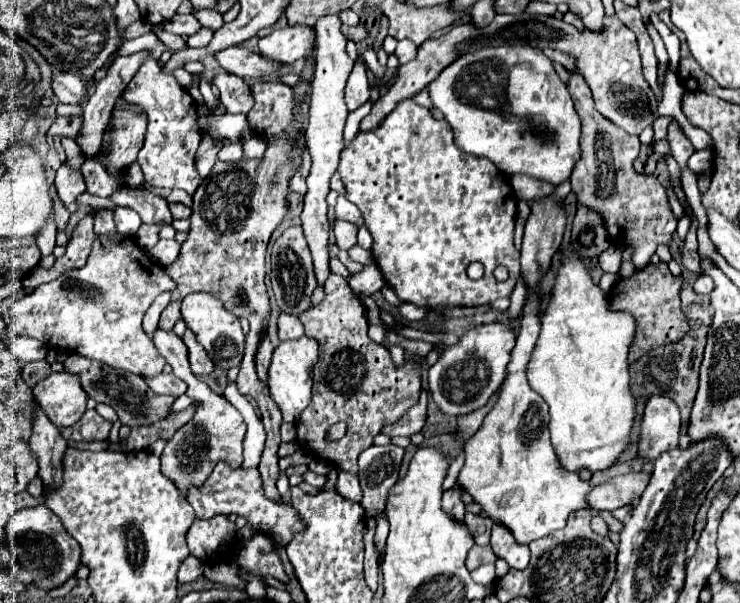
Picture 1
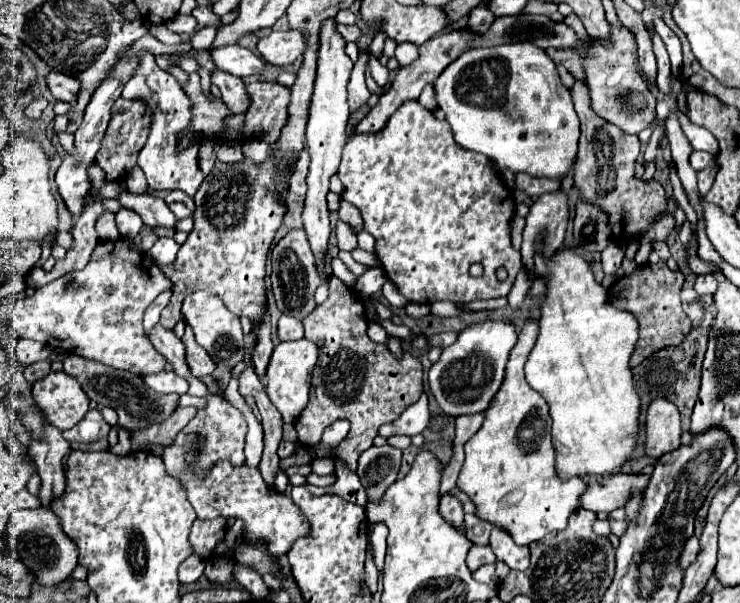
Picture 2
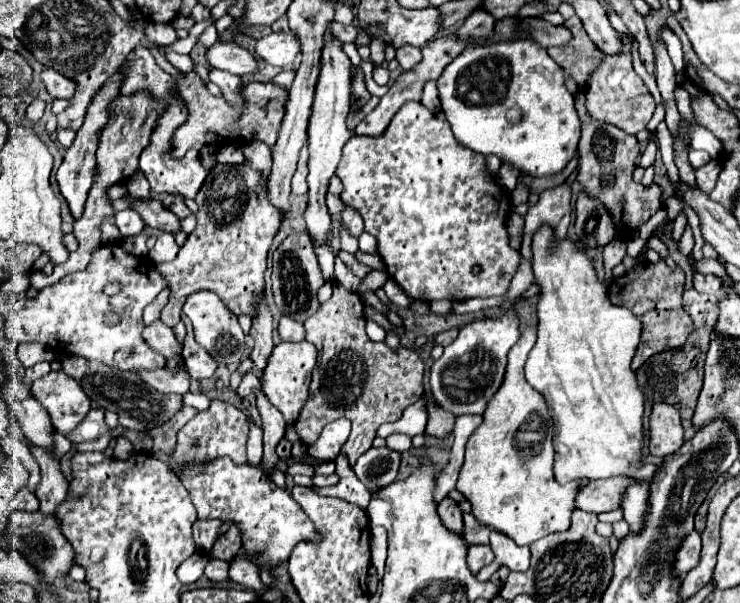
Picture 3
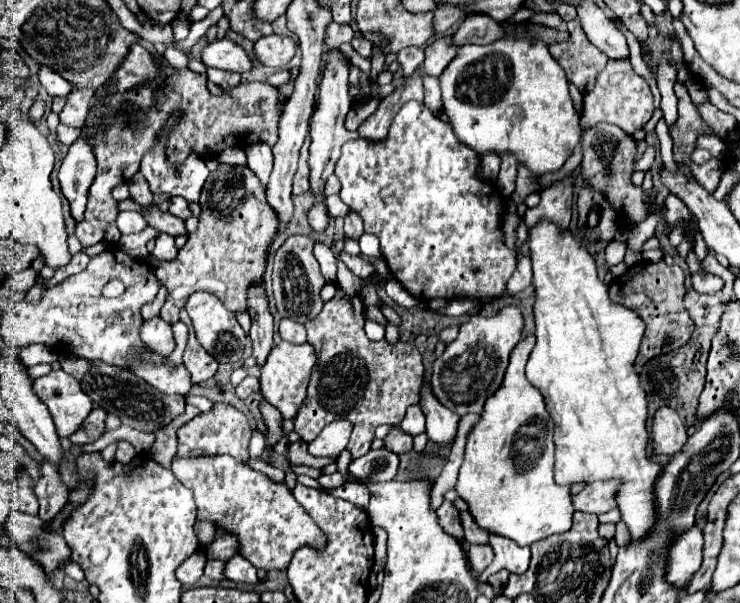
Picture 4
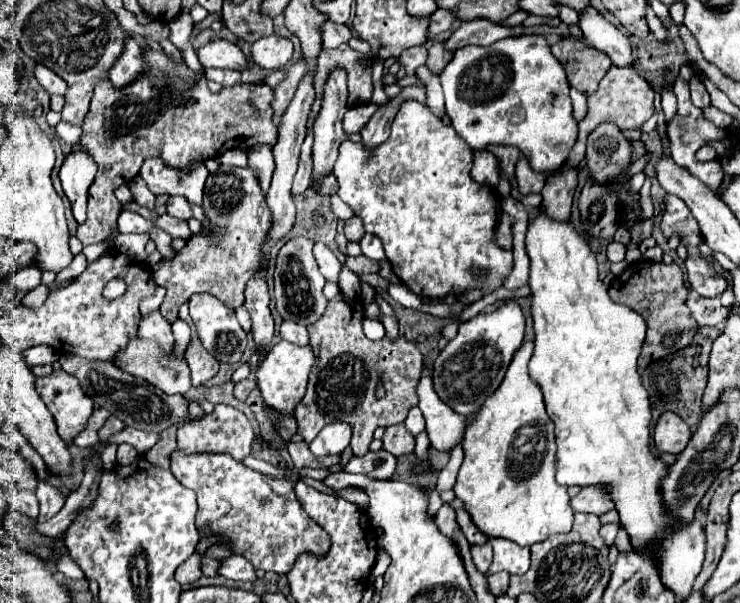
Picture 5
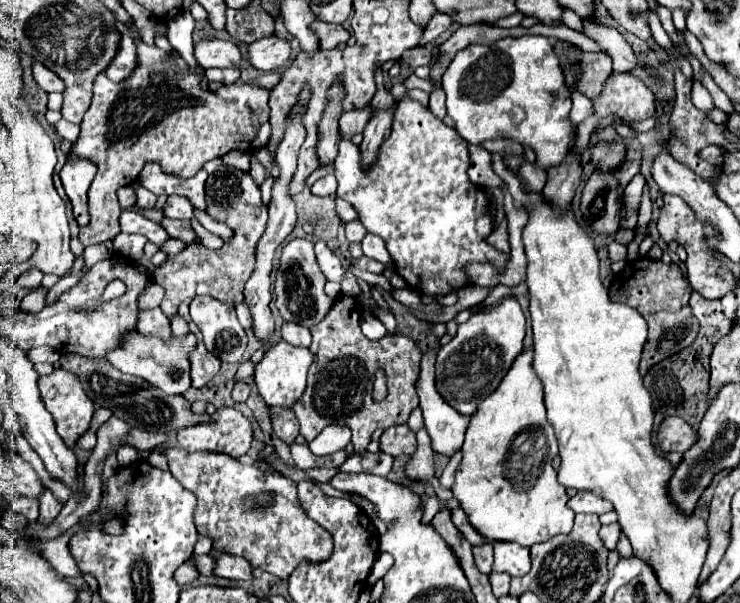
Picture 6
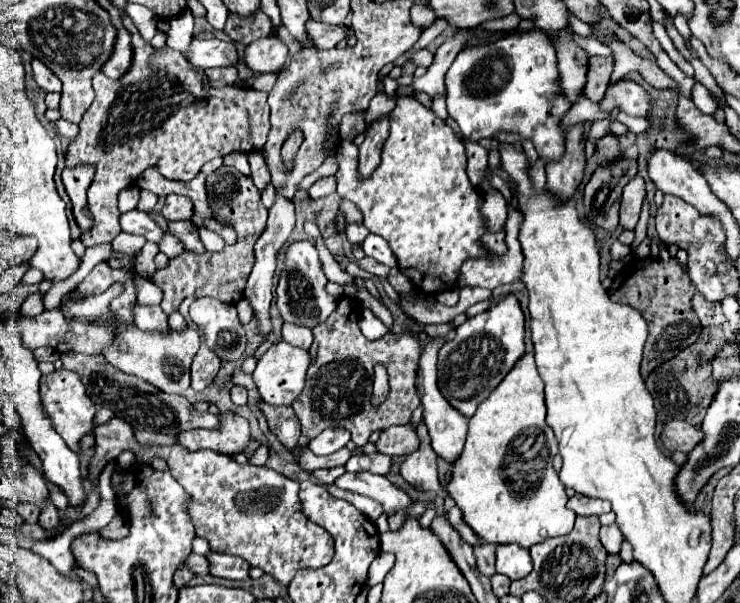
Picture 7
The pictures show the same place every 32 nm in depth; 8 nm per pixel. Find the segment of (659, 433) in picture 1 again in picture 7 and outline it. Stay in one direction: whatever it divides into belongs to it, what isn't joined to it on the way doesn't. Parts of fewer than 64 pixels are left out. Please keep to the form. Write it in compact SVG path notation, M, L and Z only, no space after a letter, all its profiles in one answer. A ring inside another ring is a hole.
M668 420L662 428L660 440L668 452L690 452L702 440L702 432L684 420Z

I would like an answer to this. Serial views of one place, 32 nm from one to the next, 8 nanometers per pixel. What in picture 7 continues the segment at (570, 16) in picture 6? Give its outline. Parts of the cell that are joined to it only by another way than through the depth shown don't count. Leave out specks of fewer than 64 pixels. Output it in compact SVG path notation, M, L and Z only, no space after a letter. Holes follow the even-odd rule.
M572 12L568 14L568 24L570 24L570 28L572 28L576 34L590 38L590 28L588 28L588 24L584 24L582 20L576 20L576 16L574 16Z

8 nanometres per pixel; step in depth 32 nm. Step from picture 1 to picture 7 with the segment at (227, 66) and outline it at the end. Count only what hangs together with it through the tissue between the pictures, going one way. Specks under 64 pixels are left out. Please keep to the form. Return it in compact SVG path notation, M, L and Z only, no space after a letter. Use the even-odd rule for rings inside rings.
M202 38L192 40L190 62L196 68L216 68L216 66L234 66L238 62L238 52L232 42L224 42L218 38Z

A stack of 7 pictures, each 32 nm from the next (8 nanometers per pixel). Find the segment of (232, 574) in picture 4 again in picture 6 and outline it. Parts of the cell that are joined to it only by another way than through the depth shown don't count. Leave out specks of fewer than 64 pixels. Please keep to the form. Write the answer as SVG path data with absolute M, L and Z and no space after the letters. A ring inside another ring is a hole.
M222 554L220 558L216 558L216 576L222 578L230 578L230 580L252 580L252 566L248 564L248 560L244 560L242 556L232 556L232 554Z

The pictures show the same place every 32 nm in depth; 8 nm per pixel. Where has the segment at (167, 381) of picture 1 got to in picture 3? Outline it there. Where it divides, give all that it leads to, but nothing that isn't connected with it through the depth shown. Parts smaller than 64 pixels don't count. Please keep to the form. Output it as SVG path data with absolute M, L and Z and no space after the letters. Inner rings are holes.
M162 368L162 370L156 370L156 372L140 372L138 376L142 376L142 380L162 392L162 394L186 394L188 388L190 388L190 378L186 372L178 372L178 370L168 370L168 368Z

